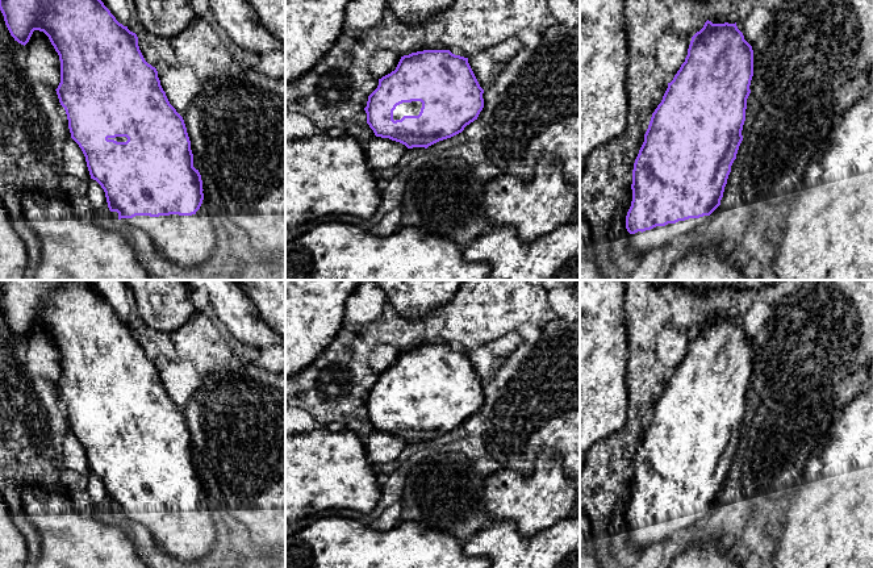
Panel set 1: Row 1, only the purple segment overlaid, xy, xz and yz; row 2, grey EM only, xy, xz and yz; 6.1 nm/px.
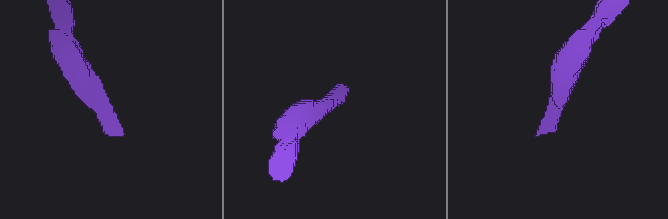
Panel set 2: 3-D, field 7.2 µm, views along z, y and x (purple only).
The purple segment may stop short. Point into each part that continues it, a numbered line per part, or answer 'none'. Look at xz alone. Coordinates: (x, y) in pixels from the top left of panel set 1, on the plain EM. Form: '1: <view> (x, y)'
1: xz (413, 402)

